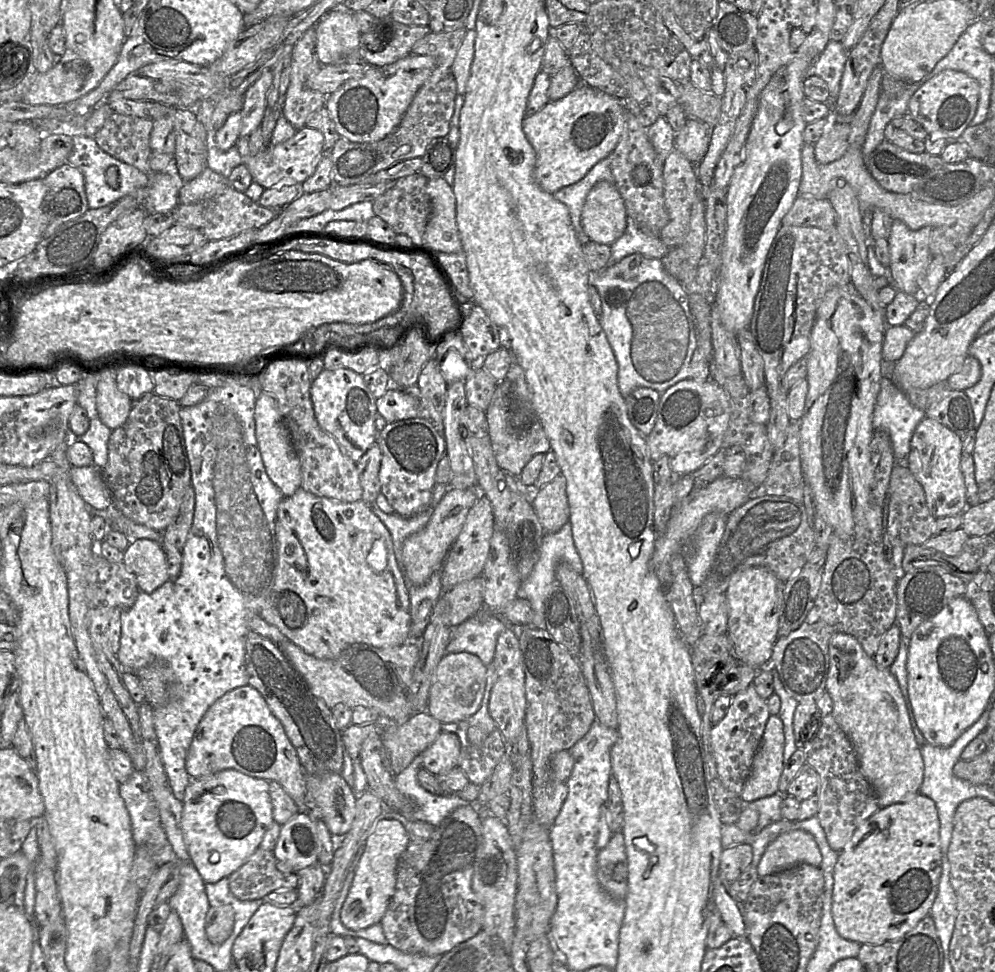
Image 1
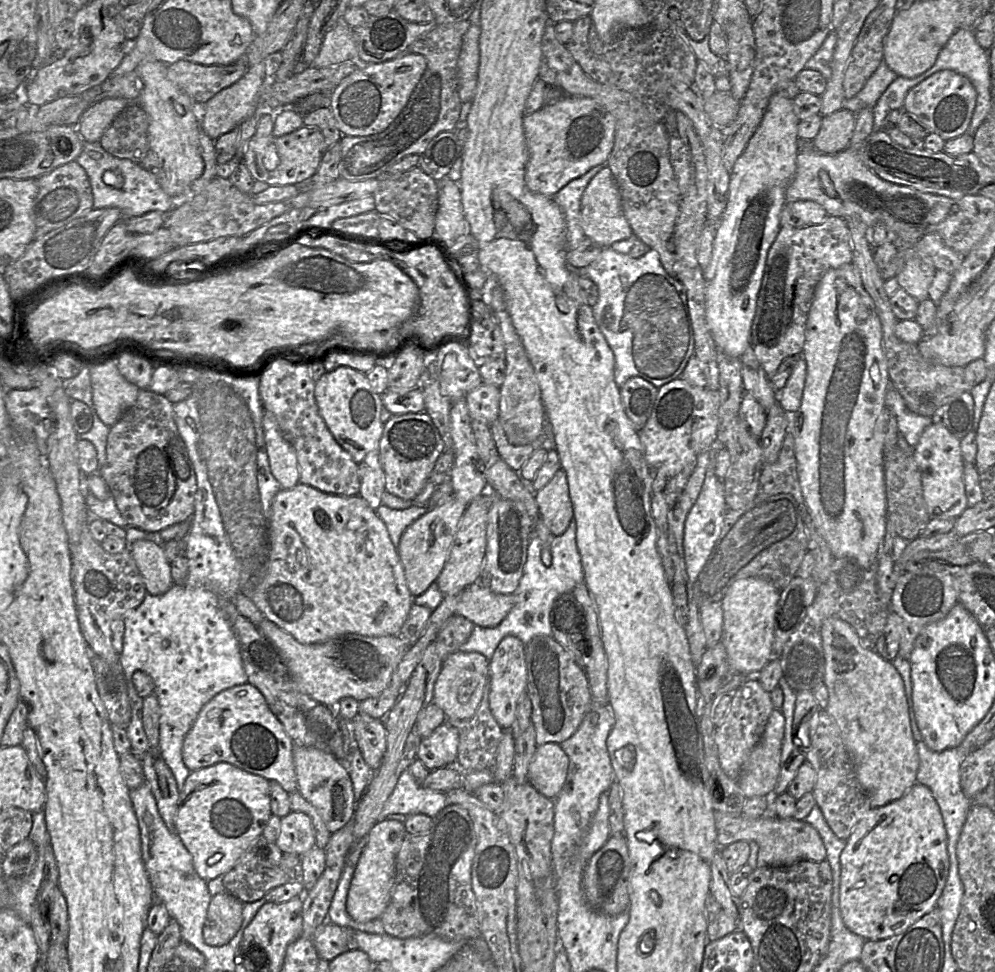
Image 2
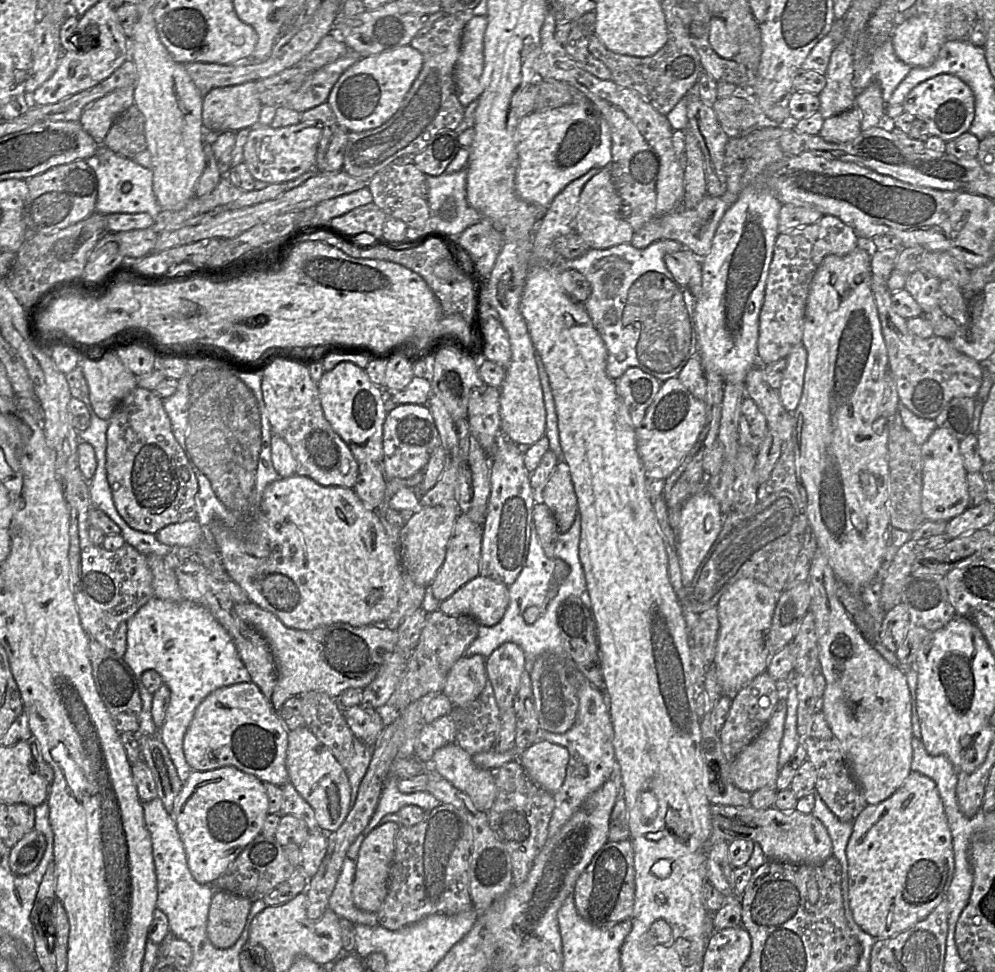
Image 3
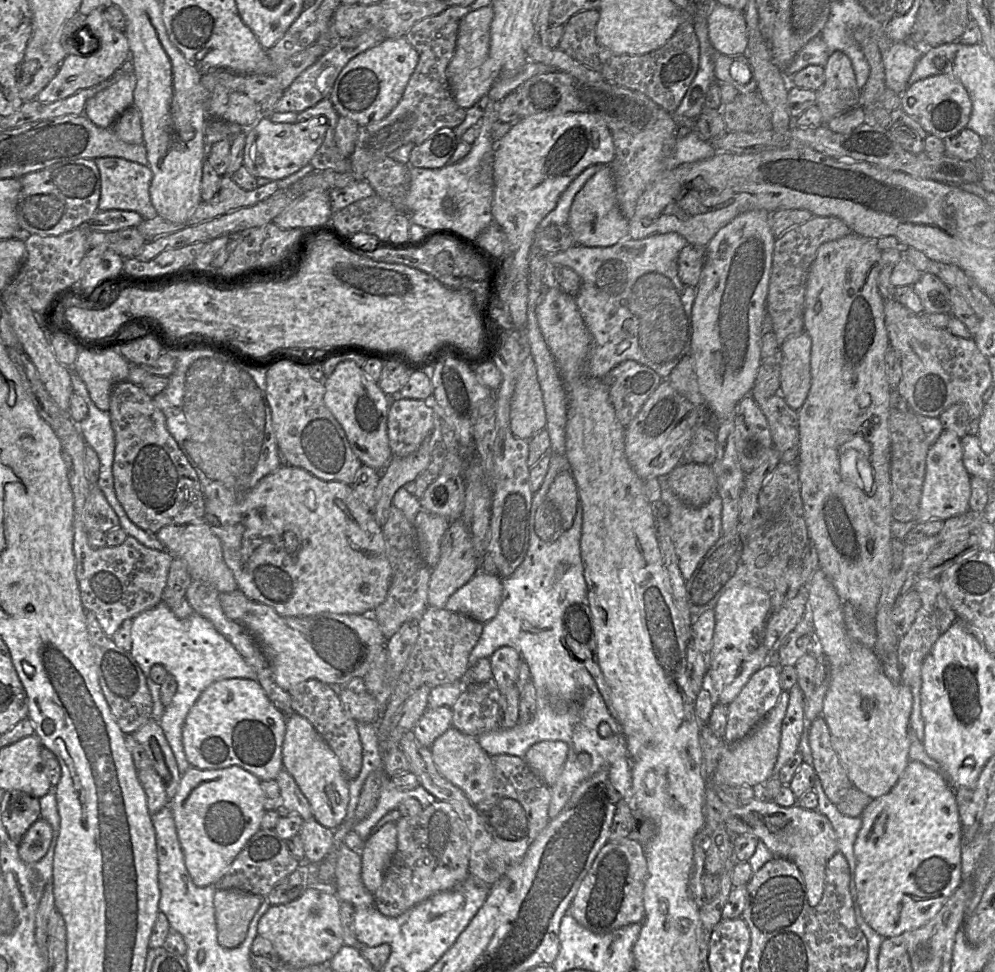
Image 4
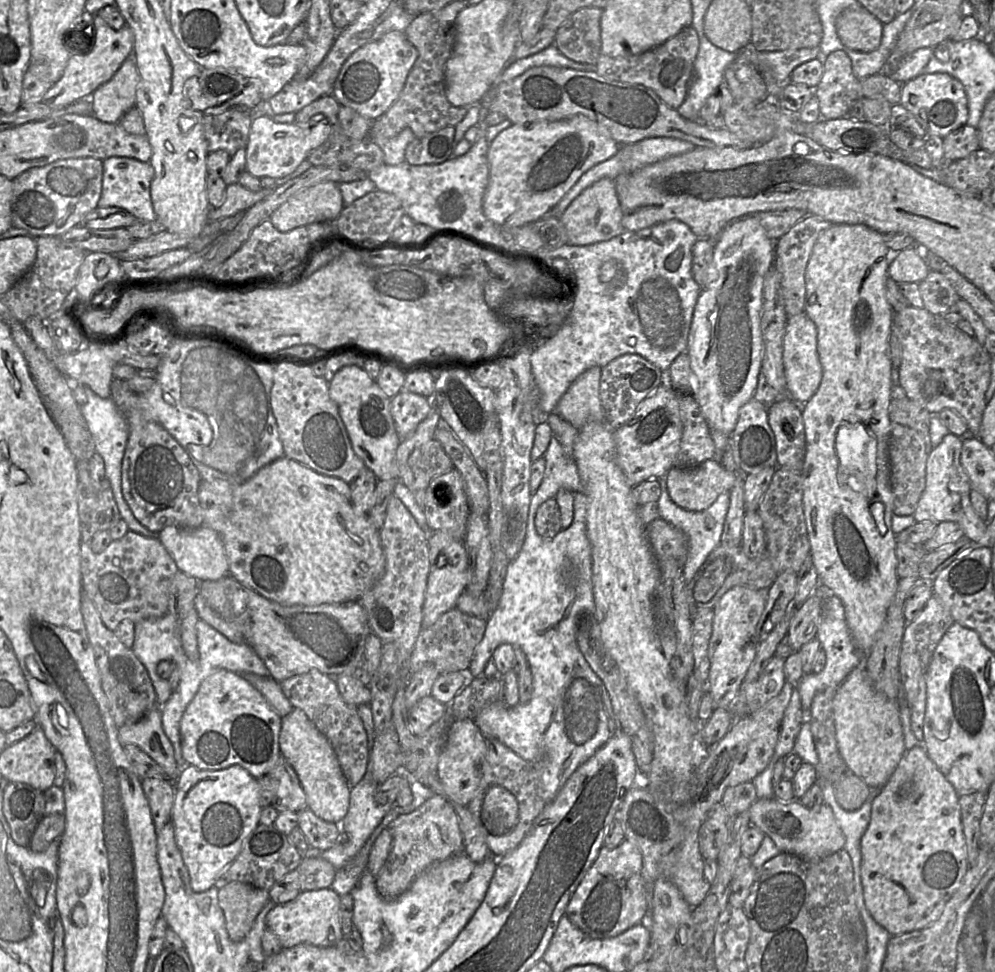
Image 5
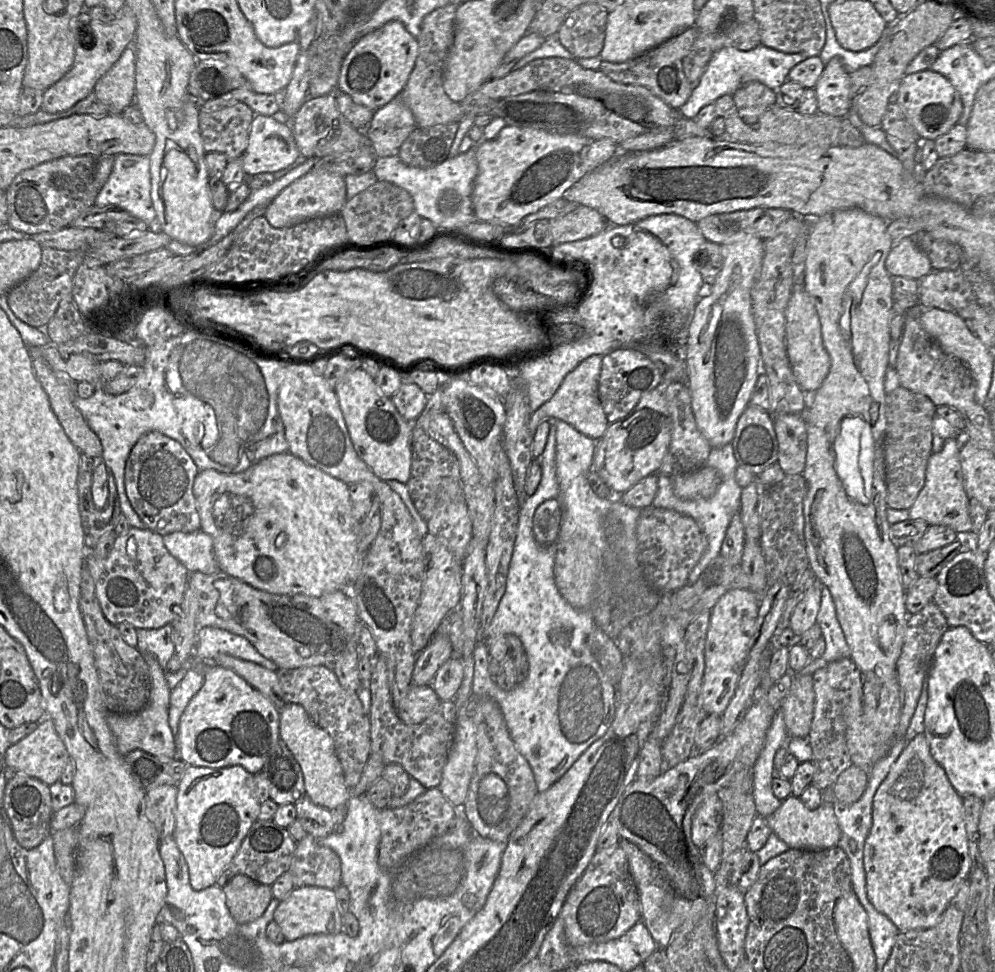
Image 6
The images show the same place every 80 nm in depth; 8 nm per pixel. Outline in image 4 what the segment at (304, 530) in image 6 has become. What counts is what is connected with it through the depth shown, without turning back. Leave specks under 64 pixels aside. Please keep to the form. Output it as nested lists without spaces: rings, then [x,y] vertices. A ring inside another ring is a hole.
[[[282,464],[243,495],[236,494],[225,487],[218,487],[215,497],[205,499],[204,521],[219,538],[224,561],[231,570],[238,589],[248,598],[272,607],[282,616],[308,617],[324,612],[364,614],[373,612],[386,598],[392,571],[386,555],[382,527],[376,523],[372,513],[360,503],[350,485],[338,481],[323,481],[302,468]]]

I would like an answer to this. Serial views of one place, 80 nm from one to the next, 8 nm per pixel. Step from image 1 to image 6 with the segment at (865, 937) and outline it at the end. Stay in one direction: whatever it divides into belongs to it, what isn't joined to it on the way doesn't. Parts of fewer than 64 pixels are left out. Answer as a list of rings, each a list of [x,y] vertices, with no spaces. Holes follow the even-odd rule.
[[[924,733],[918,734],[906,742],[902,752],[891,766],[887,777],[875,793],[872,810],[872,827],[864,844],[863,865],[868,900],[878,912],[887,916],[894,923],[899,932],[927,929],[934,926],[941,918],[951,899],[956,895],[960,885],[968,878],[971,858],[965,828],[963,797],[956,792],[948,780],[944,769],[931,756],[929,744]]]

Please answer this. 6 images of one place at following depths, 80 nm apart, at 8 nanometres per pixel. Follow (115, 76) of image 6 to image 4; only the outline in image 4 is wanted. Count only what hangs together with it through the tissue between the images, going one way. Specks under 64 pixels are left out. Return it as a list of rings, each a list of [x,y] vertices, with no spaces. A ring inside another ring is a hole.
[[[132,71],[121,73],[87,102],[83,114],[98,127],[112,127],[116,119],[133,105],[135,85]]]

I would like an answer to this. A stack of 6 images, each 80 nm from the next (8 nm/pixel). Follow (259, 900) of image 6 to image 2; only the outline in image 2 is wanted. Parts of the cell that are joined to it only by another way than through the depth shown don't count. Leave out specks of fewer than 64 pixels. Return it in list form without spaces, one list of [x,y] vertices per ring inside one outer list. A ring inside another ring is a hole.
[[[227,892],[211,897],[203,939],[209,946],[220,947],[235,936],[242,924],[243,903]]]

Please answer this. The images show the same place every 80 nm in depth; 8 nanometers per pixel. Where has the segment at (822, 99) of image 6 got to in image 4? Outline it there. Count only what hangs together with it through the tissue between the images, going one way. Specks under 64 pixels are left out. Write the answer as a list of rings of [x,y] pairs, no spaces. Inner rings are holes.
[[[834,51],[824,65],[824,83],[816,91],[823,123],[859,105],[860,91],[850,58],[842,51]]]

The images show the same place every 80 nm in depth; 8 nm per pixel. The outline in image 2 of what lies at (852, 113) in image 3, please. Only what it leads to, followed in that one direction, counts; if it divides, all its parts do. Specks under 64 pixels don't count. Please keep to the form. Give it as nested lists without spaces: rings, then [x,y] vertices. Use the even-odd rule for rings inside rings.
[[[841,109],[822,116],[820,130],[813,139],[813,148],[822,154],[836,154],[845,150],[851,140],[857,113]]]

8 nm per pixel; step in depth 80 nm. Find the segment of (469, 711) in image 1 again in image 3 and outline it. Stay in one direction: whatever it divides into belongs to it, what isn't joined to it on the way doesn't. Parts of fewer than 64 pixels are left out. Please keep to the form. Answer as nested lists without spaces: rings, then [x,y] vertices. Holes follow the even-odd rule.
[[[481,655],[462,656],[450,669],[442,693],[453,706],[462,706],[474,701],[486,682],[486,658]]]

